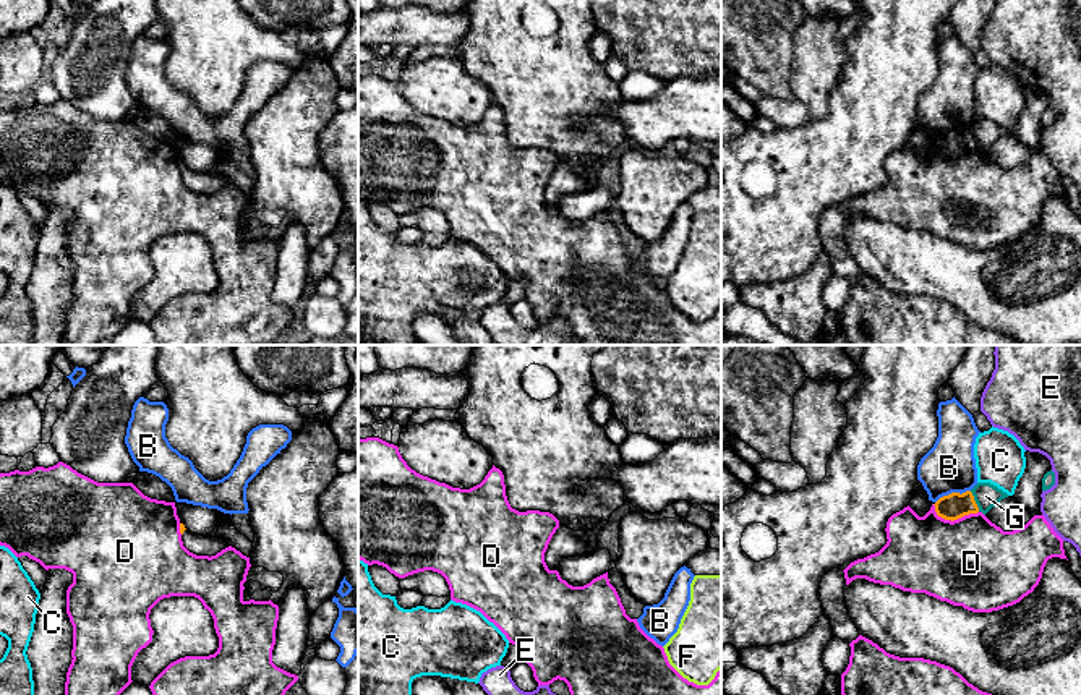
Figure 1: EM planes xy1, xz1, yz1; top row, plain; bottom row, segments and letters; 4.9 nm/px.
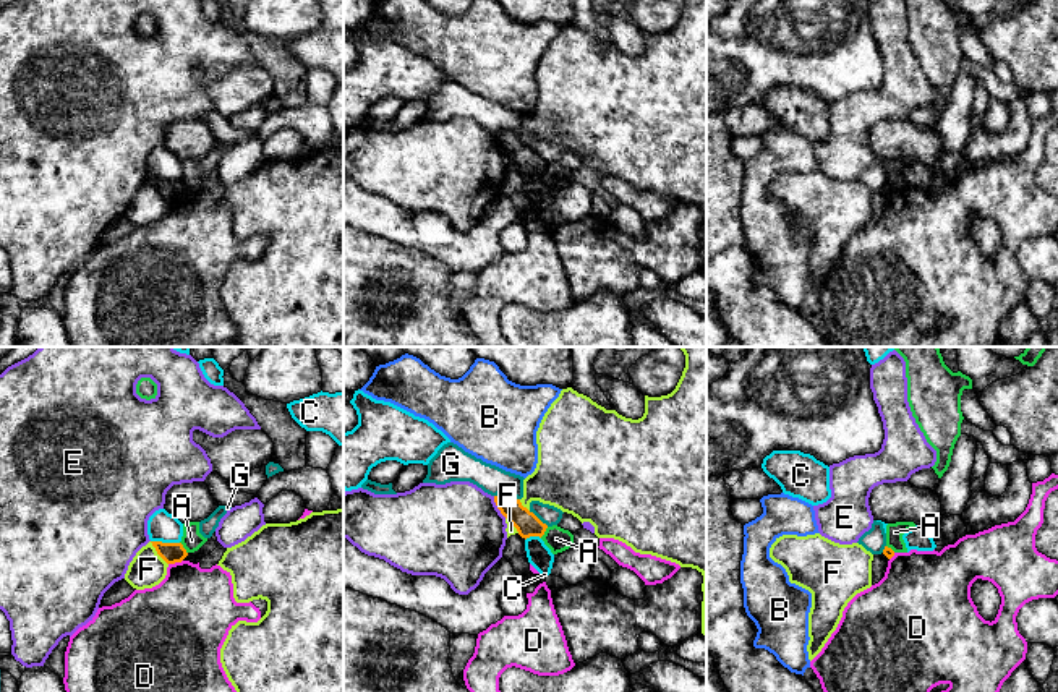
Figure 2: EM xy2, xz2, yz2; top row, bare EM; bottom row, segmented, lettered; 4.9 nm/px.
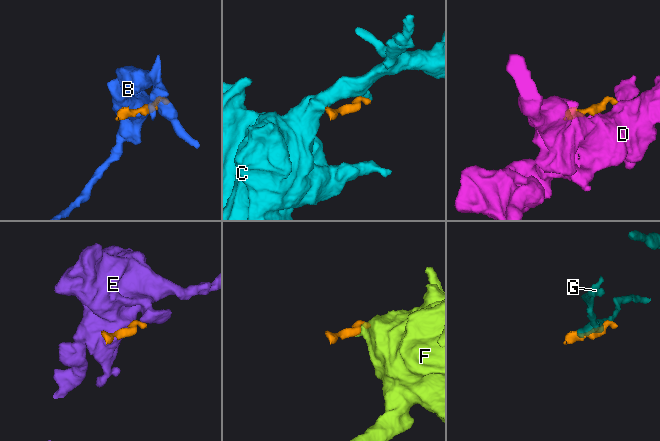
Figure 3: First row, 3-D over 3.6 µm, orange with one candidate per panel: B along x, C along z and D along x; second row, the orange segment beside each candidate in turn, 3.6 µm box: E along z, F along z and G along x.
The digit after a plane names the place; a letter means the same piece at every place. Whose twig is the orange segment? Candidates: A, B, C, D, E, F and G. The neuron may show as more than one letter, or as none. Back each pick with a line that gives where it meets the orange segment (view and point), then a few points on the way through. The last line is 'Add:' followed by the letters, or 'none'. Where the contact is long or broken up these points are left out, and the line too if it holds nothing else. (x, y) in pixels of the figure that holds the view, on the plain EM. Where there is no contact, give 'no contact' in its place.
Add: none

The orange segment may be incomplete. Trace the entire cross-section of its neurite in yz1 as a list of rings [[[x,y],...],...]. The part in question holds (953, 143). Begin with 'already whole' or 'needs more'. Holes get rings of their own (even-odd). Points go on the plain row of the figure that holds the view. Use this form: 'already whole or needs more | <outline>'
already whole | [[[966,128],[963,131],[951,130],[940,134],[934,143],[938,154],[951,159],[964,152],[979,149],[979,144],[971,128]]]

